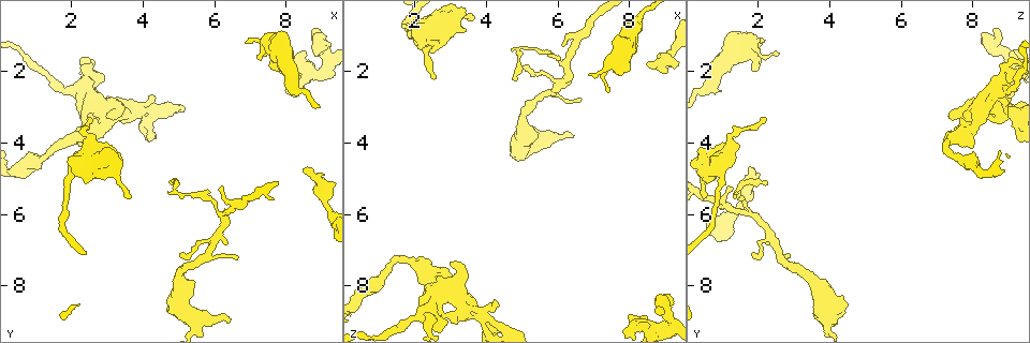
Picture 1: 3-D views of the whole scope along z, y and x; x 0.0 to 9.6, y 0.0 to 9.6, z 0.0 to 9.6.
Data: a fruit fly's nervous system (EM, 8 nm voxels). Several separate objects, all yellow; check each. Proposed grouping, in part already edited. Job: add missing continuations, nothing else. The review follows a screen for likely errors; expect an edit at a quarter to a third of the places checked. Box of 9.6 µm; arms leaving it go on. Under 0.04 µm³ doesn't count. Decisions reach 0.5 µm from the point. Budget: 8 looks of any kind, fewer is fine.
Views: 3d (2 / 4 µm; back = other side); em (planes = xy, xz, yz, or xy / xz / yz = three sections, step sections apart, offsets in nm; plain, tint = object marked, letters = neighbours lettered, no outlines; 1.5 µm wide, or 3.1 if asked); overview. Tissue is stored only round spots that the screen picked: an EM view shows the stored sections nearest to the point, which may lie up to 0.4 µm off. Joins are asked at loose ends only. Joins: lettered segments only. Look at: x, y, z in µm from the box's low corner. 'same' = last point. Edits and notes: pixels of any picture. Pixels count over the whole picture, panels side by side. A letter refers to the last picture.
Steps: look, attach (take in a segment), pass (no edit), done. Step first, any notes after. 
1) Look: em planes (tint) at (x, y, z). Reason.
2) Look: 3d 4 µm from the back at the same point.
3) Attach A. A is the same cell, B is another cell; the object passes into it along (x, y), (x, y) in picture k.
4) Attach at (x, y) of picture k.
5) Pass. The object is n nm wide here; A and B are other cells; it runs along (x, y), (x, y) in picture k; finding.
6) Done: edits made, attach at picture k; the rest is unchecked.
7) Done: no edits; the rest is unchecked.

Look: em xy step 8 (tint) at (8.45, 4.75, 1.80). An open end.

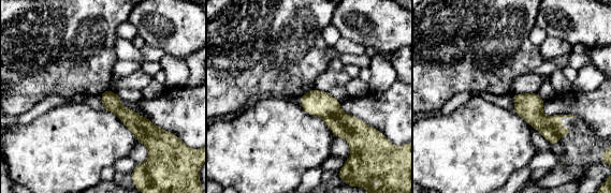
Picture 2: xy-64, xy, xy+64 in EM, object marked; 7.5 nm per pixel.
Look: em planes (letters) at the same point. Another direction.

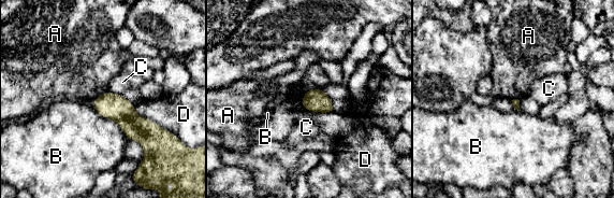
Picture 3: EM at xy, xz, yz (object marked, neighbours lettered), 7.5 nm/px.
Pass. The longest contact is with B, 360 nm; A, B, C and D are other cells; a border runs along (107, 89), (92, 100) in picture 3; none of them fits.

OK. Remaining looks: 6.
Look: 3d 2 µm at (6.85, 1.20, 2.05). Branch stops here.

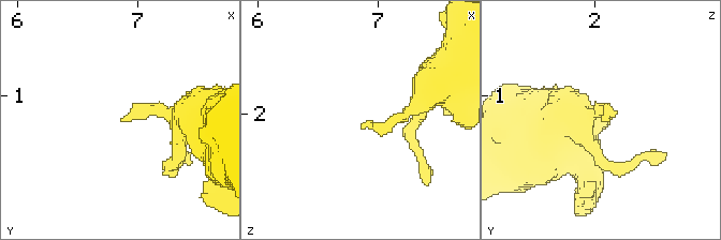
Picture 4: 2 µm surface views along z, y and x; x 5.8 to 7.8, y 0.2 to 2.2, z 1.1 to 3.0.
Look: em xy step 4 (tint) at (6.90, 1.24, 2.10). Now the EM.

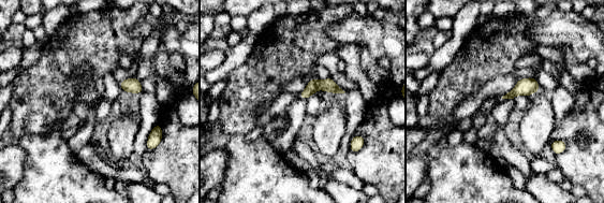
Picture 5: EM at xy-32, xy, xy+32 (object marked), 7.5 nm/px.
Look: em planes (letters) at the same point.

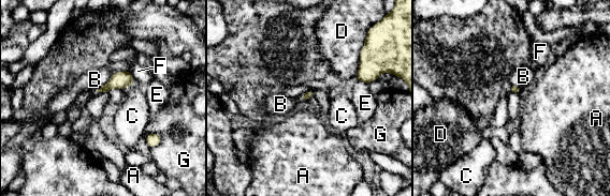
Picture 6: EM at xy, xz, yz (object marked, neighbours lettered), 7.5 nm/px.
Pass. The longest contact is with D, 260 nm; A, B, C, D, E, F and G are other cells; a border runs along (114, 71), (111, 77), (96, 90) in picture 6; no lettered segment goes on from it.

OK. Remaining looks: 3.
Look: em planes (letters) at (2.40, 3.25, 2.15). An open end.

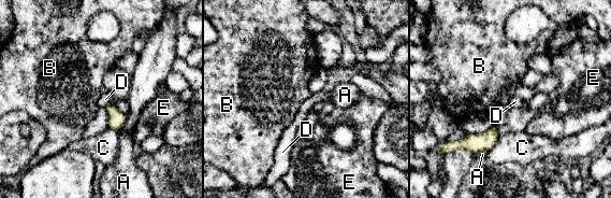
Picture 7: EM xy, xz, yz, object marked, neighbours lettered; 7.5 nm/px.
Pass. A, B, C, D and E are other cells; a border runs along (112, 103), (105, 108) in picture 7; none of them fits.

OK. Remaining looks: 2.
Done: no edits; the rest is unchecked.

